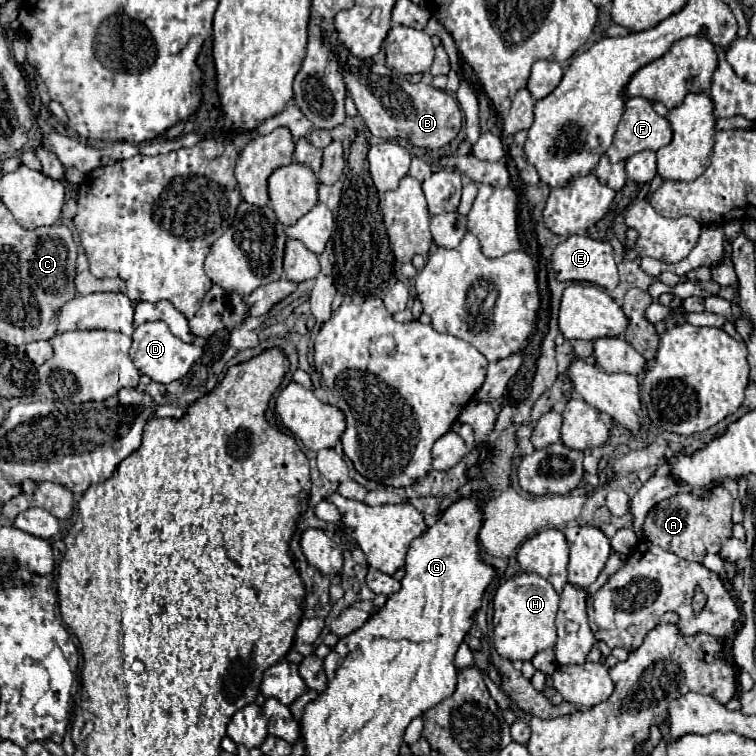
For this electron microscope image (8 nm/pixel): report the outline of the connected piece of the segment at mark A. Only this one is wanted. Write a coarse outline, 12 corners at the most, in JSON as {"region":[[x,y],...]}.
{"region":[[679,492],[649,510],[643,538],[697,562],[731,536],[733,496]]}

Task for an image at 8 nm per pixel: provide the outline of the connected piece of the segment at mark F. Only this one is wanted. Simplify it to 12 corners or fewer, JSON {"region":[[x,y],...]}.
{"region":[[629,98],[607,156],[667,146],[673,130],[647,98]]}

